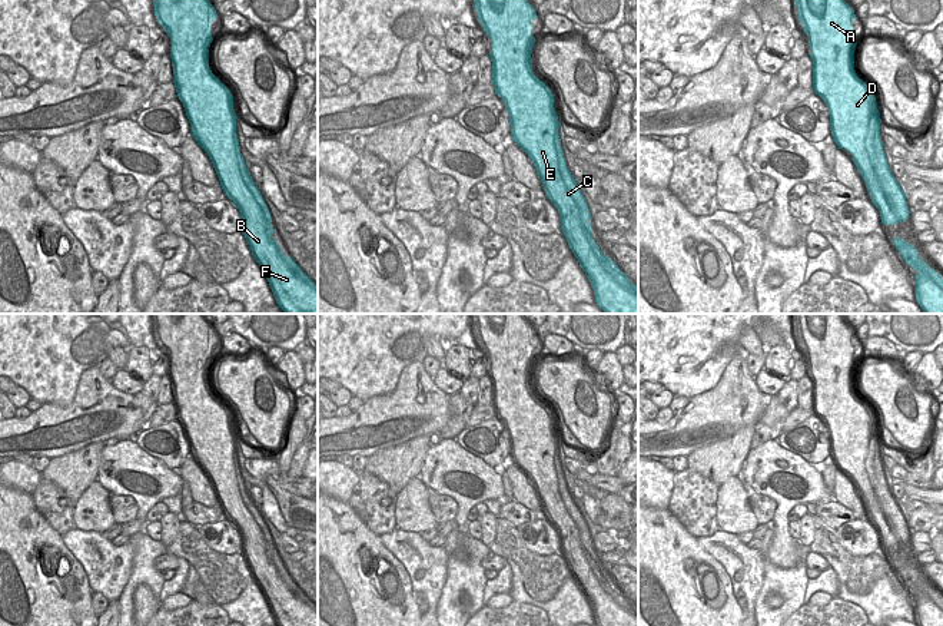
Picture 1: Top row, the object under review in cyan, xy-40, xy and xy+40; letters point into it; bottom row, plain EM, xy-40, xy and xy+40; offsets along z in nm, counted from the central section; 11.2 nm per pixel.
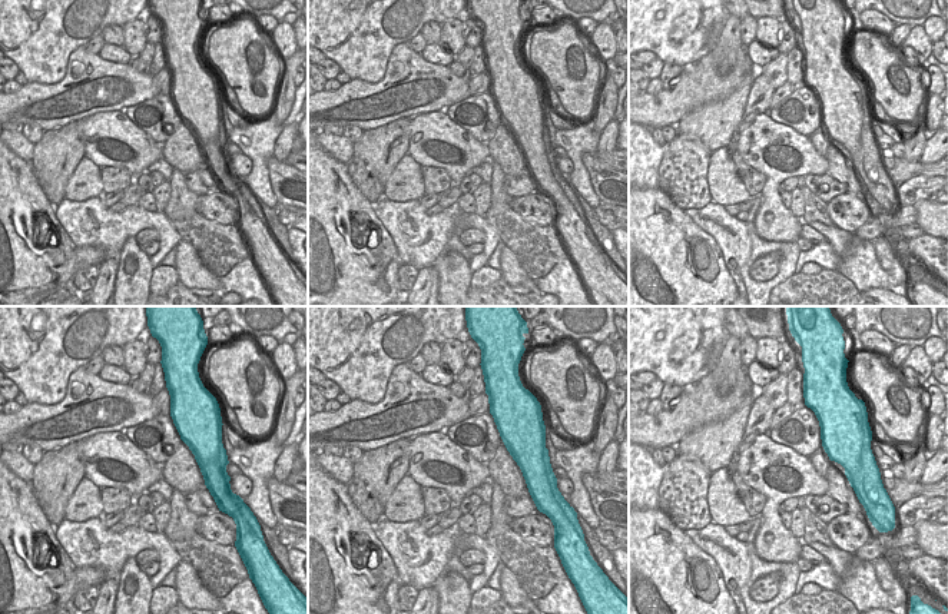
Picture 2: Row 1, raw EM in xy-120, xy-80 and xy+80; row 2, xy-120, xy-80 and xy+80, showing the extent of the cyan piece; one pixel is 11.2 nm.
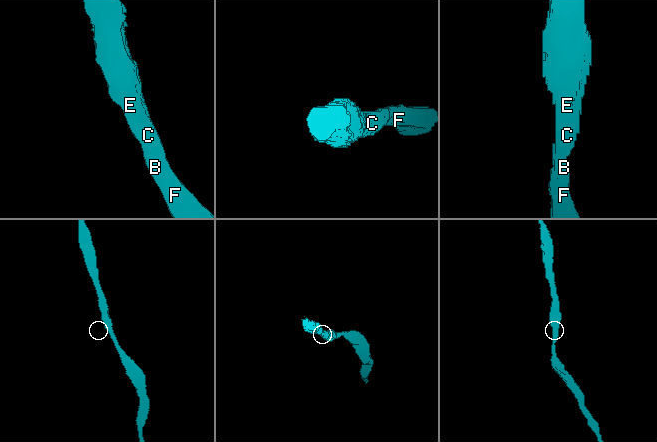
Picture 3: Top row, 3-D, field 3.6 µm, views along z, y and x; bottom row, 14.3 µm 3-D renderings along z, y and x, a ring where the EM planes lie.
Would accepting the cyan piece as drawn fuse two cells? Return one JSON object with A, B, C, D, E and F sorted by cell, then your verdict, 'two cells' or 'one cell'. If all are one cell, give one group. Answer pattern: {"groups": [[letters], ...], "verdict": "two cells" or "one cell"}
{"groups": [["A", "B", "C", "D", "E", "F"]], "verdict": "one cell"}

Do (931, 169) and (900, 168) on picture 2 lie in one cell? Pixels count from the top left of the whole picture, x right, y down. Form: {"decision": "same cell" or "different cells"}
{"decision": "different cells"}

